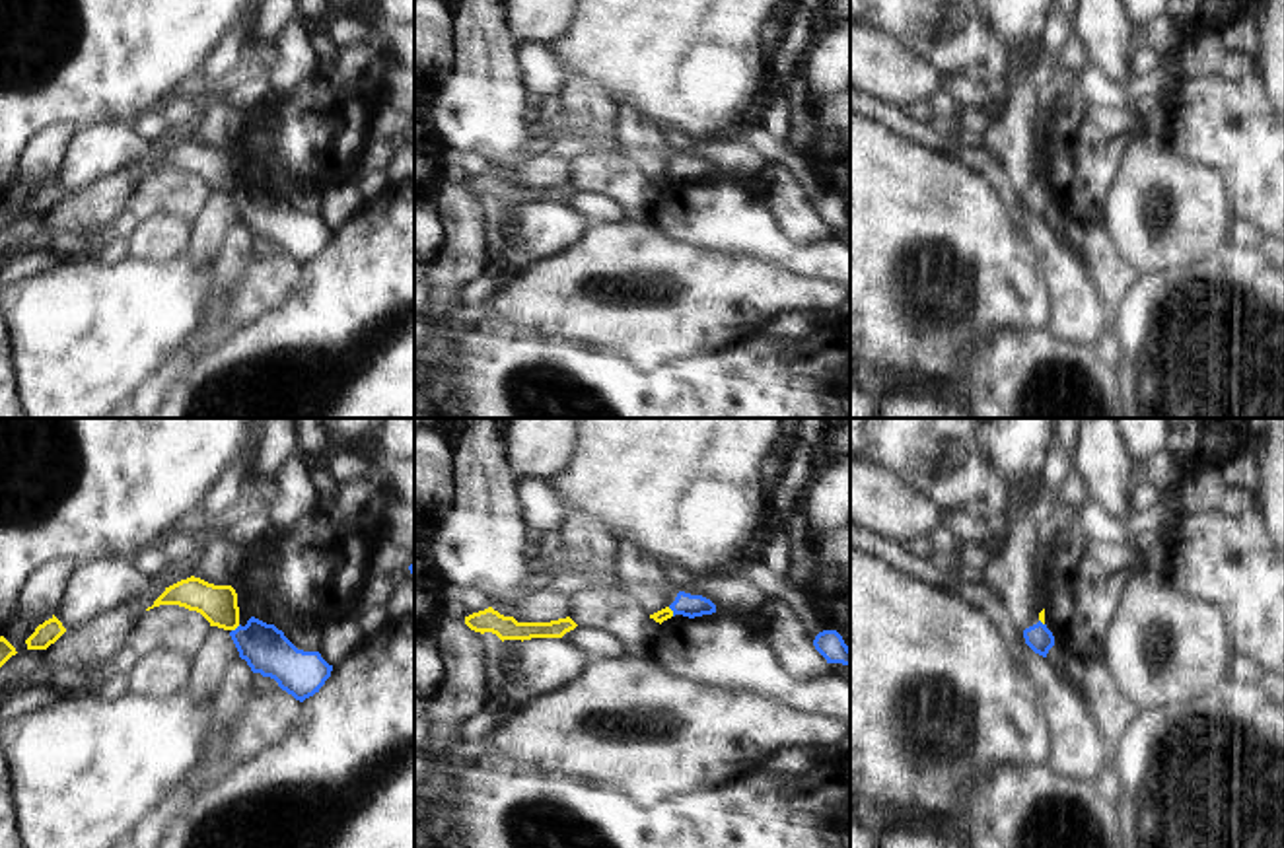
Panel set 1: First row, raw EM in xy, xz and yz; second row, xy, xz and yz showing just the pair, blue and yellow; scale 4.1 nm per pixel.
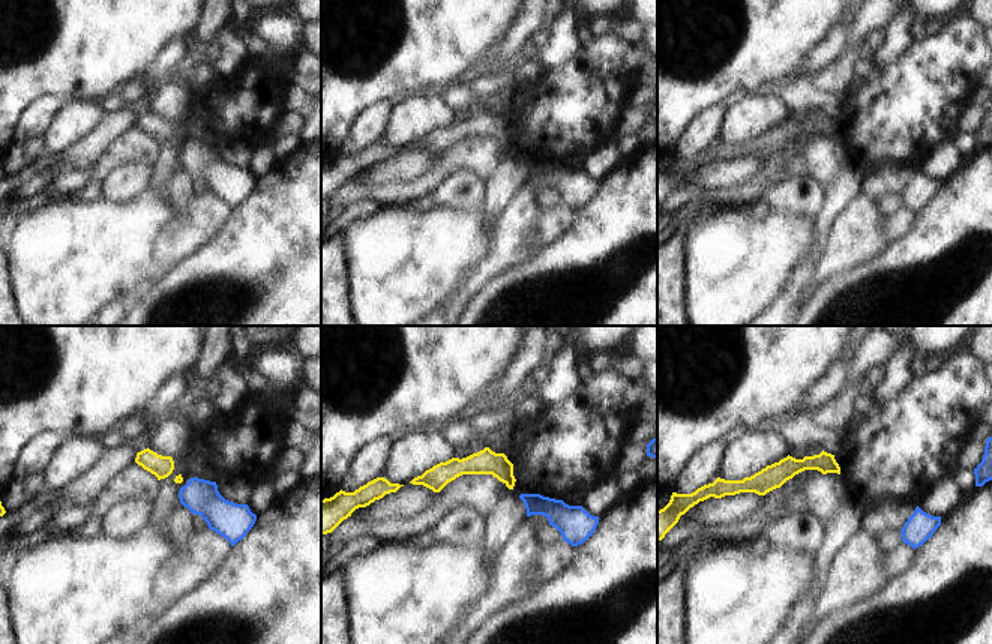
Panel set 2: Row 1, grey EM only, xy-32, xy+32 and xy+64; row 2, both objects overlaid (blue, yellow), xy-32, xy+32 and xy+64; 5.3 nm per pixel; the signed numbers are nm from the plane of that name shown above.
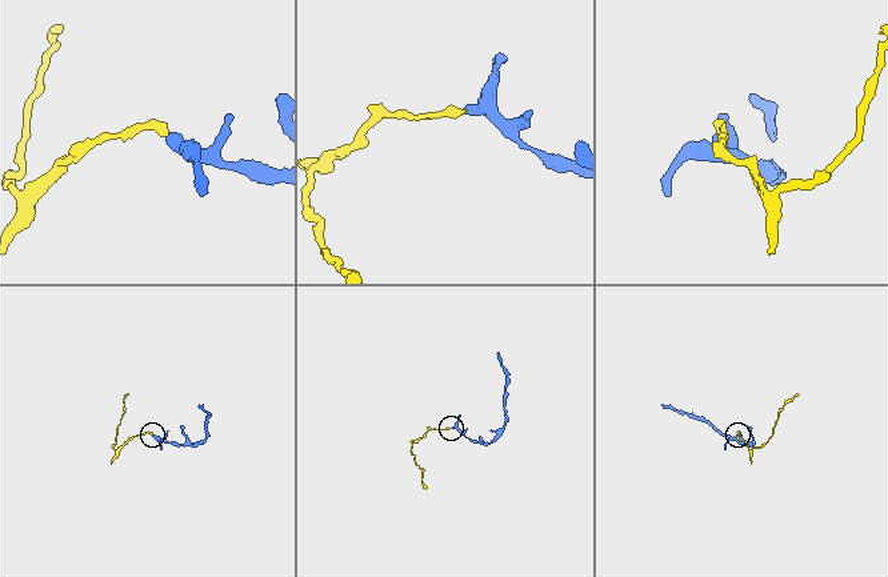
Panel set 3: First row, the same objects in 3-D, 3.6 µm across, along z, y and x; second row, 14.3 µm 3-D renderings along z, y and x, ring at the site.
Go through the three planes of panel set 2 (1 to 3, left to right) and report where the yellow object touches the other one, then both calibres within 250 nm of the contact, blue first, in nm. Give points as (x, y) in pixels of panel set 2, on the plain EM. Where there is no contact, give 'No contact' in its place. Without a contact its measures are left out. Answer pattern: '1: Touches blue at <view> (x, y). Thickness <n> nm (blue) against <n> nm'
1: No contact
2: No contact
3: No contact.

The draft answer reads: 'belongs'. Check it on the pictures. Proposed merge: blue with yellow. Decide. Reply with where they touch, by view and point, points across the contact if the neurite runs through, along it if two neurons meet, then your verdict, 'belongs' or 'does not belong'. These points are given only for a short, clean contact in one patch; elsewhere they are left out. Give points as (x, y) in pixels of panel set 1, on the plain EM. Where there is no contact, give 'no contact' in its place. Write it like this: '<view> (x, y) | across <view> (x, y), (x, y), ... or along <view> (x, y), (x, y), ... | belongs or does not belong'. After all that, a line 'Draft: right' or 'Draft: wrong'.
xz (672, 174) | along xz (668, 172), (674, 179) | does not belong
Draft: wrong

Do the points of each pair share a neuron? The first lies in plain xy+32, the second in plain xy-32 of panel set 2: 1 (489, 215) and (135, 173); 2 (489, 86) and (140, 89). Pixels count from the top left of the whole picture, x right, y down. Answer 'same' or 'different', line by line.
1: different
2: same

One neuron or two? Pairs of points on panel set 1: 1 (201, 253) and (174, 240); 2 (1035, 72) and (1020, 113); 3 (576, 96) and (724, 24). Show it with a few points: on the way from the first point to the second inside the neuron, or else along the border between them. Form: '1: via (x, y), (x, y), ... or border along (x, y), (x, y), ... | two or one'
1: border along (189, 222), (191, 247) | two
2: via (1026, 82), (1020, 104) | one
3: border along (567, 76), (580, 74), (600, 80), (617, 104) | two

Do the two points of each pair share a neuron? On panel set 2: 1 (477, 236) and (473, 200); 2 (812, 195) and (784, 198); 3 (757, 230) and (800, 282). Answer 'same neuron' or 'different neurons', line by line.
1: different neurons
2: same neuron
3: different neurons

